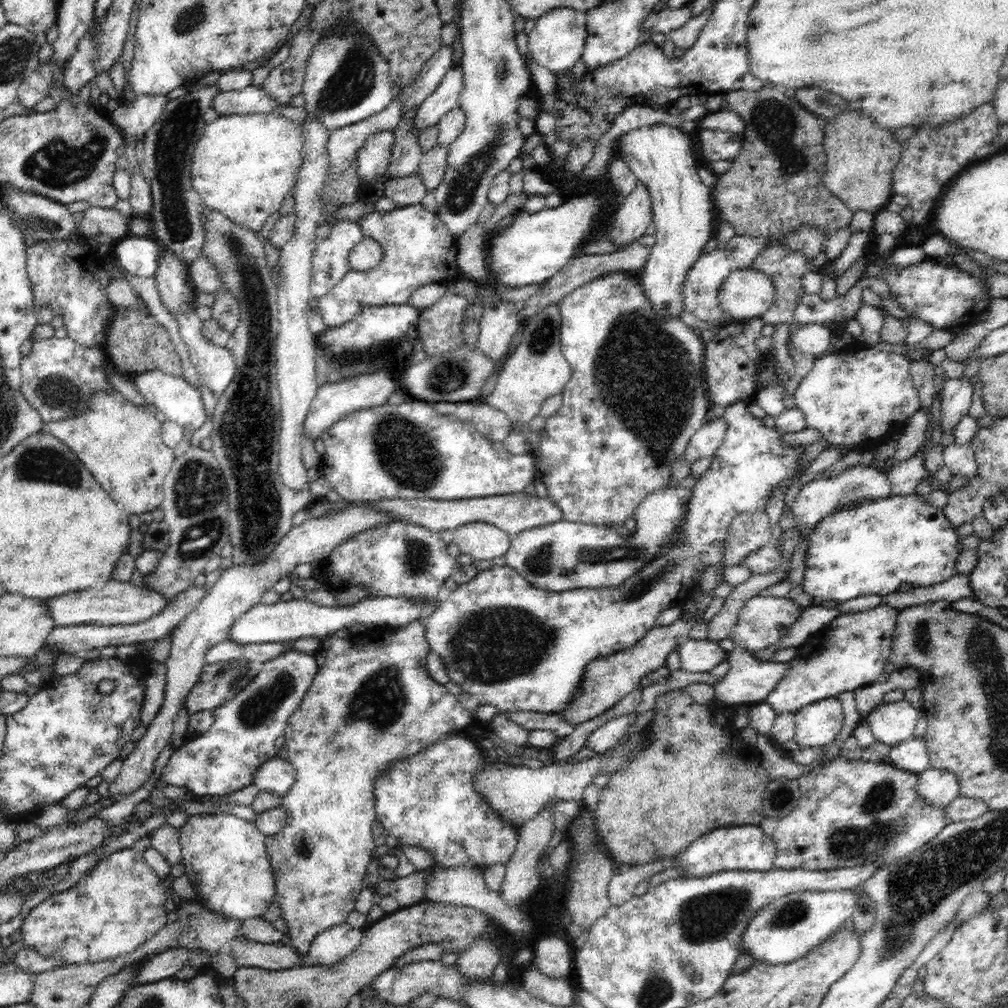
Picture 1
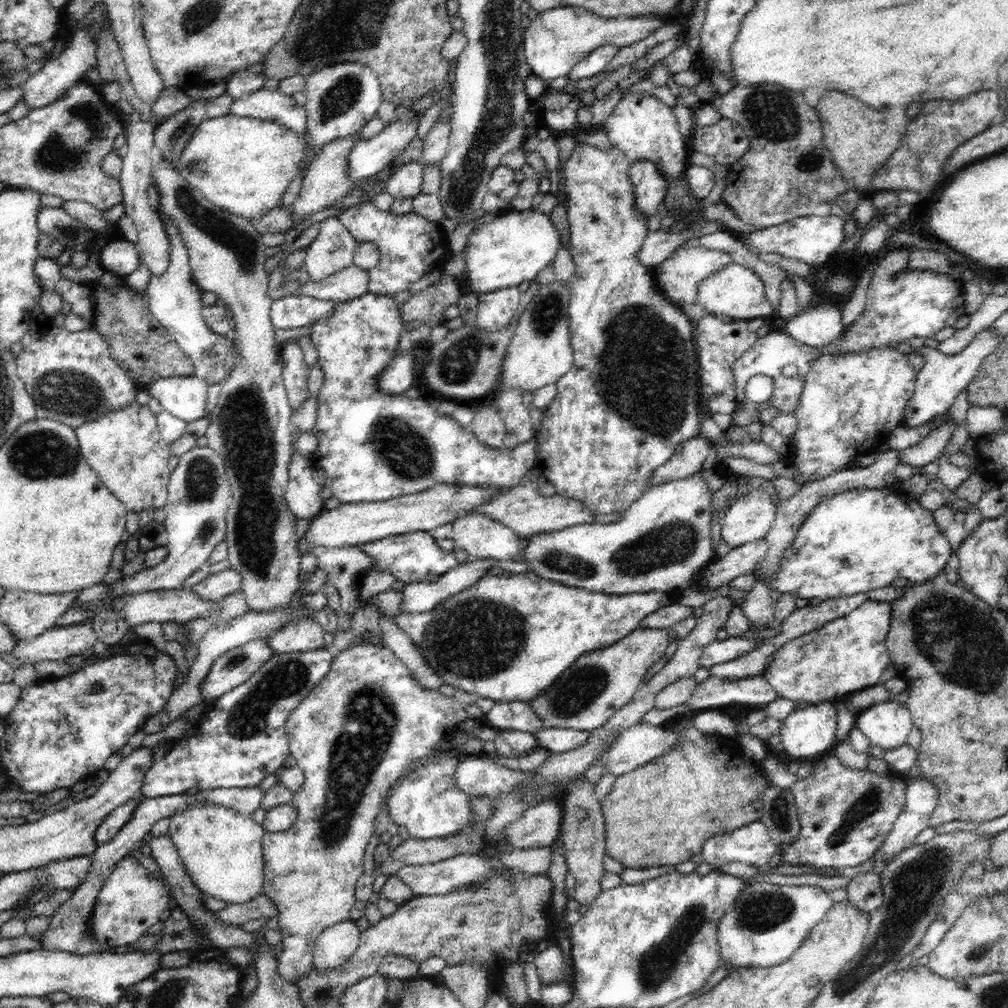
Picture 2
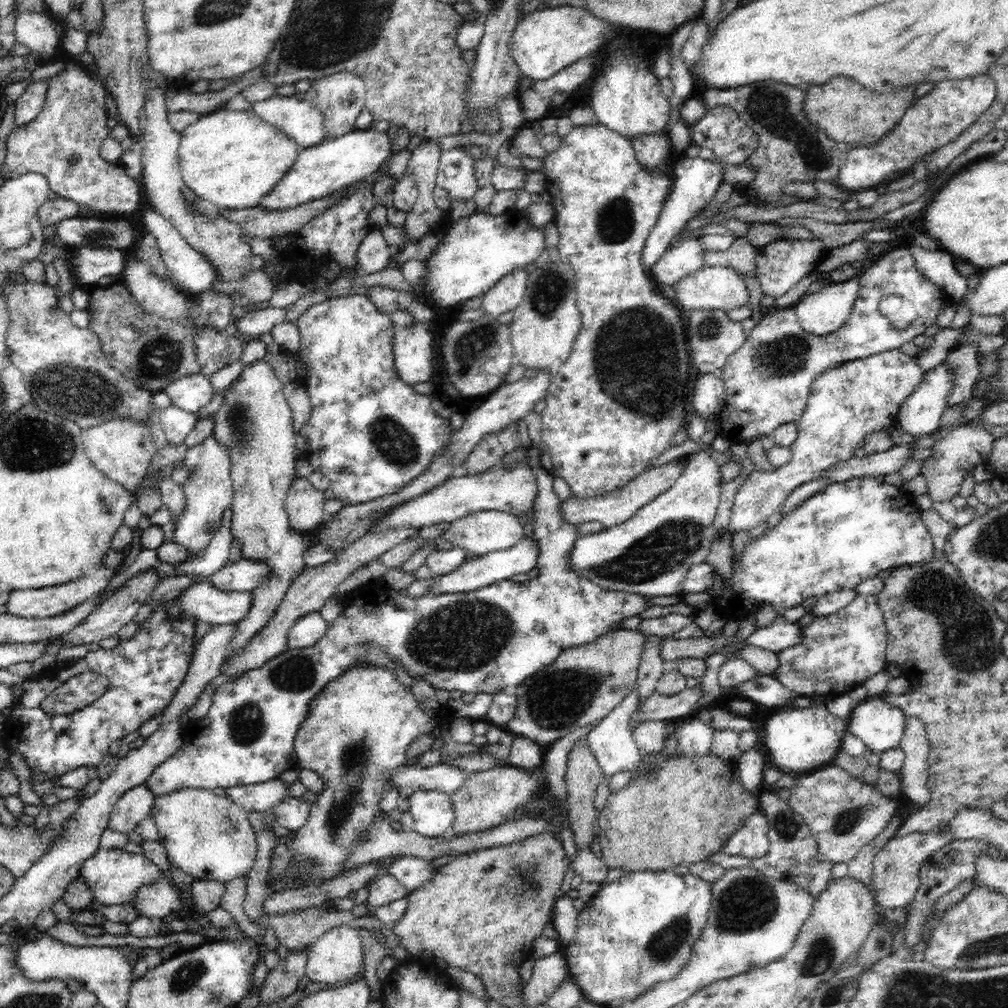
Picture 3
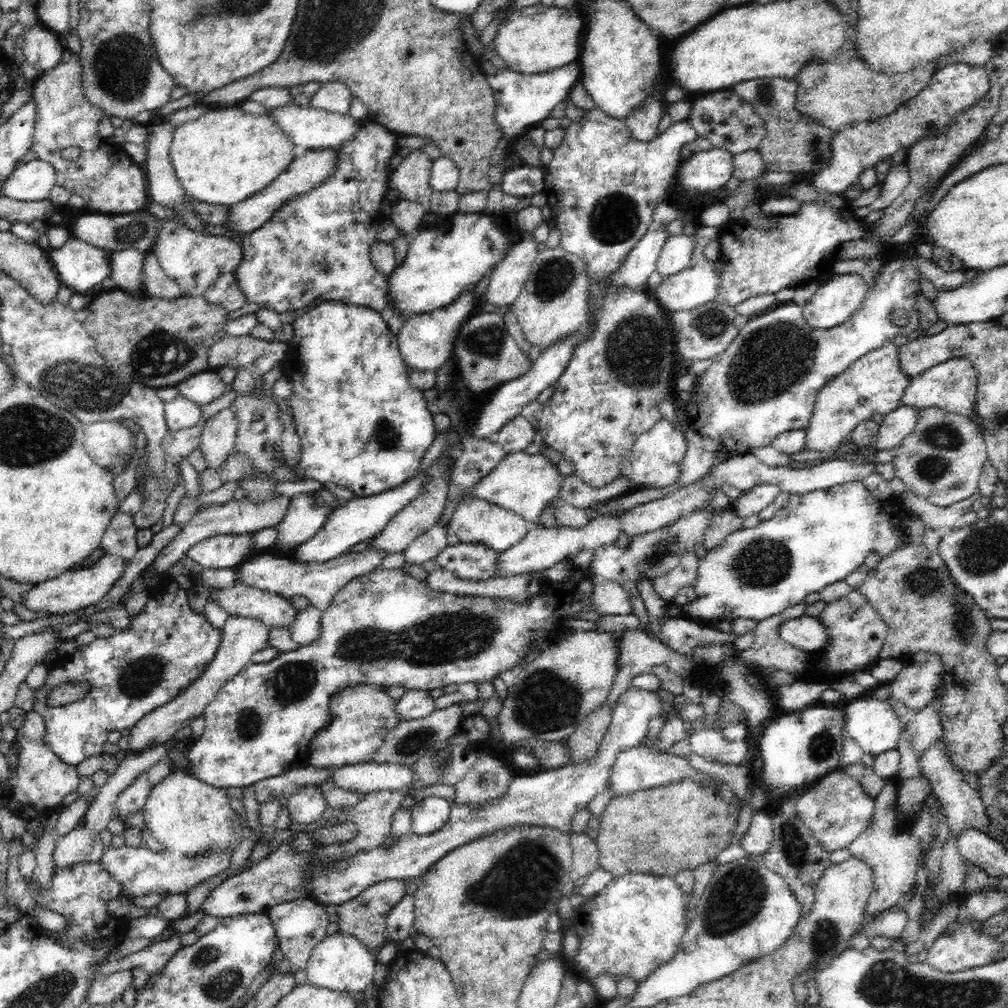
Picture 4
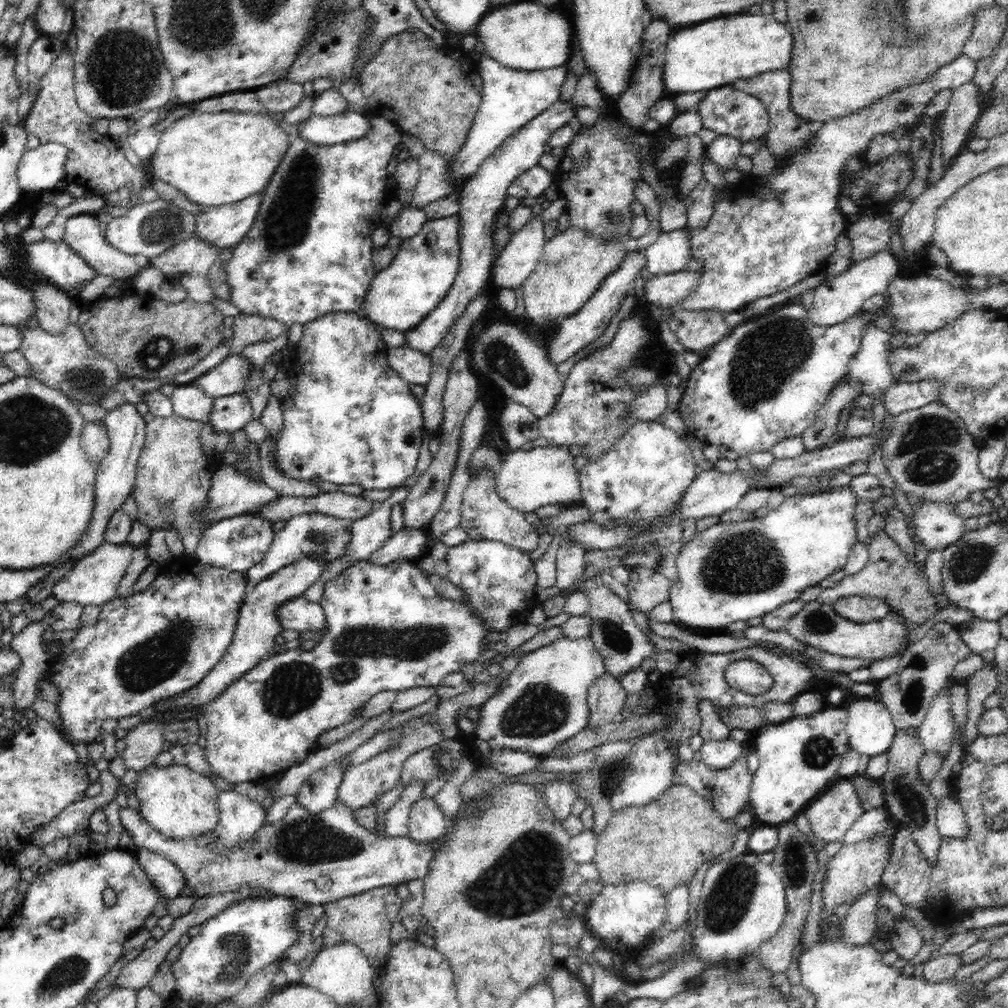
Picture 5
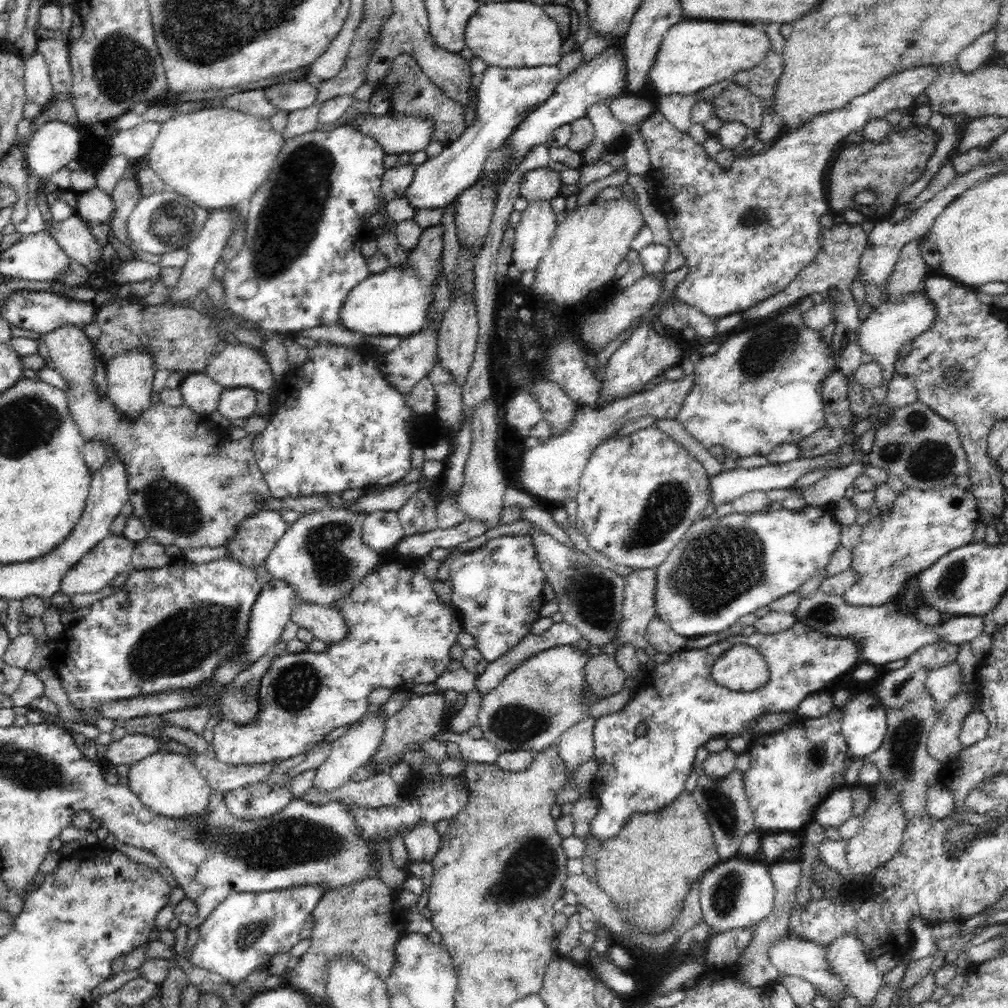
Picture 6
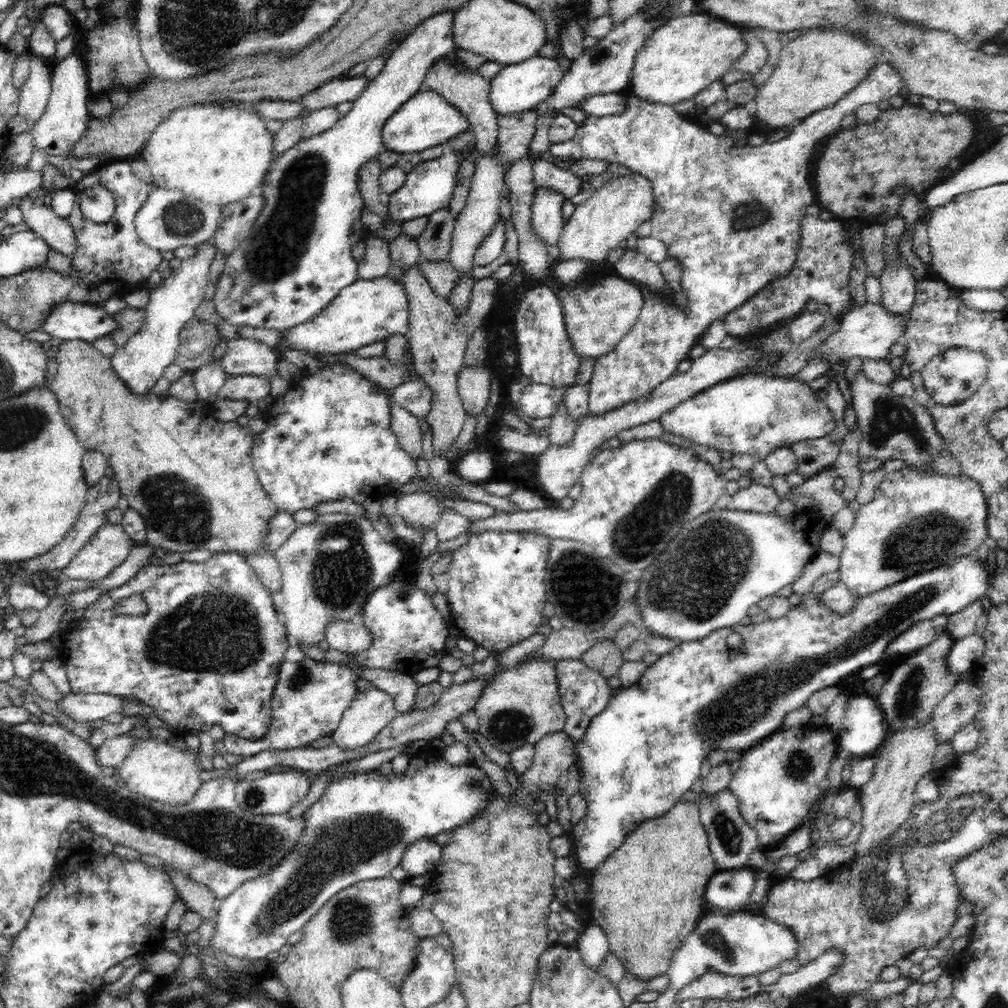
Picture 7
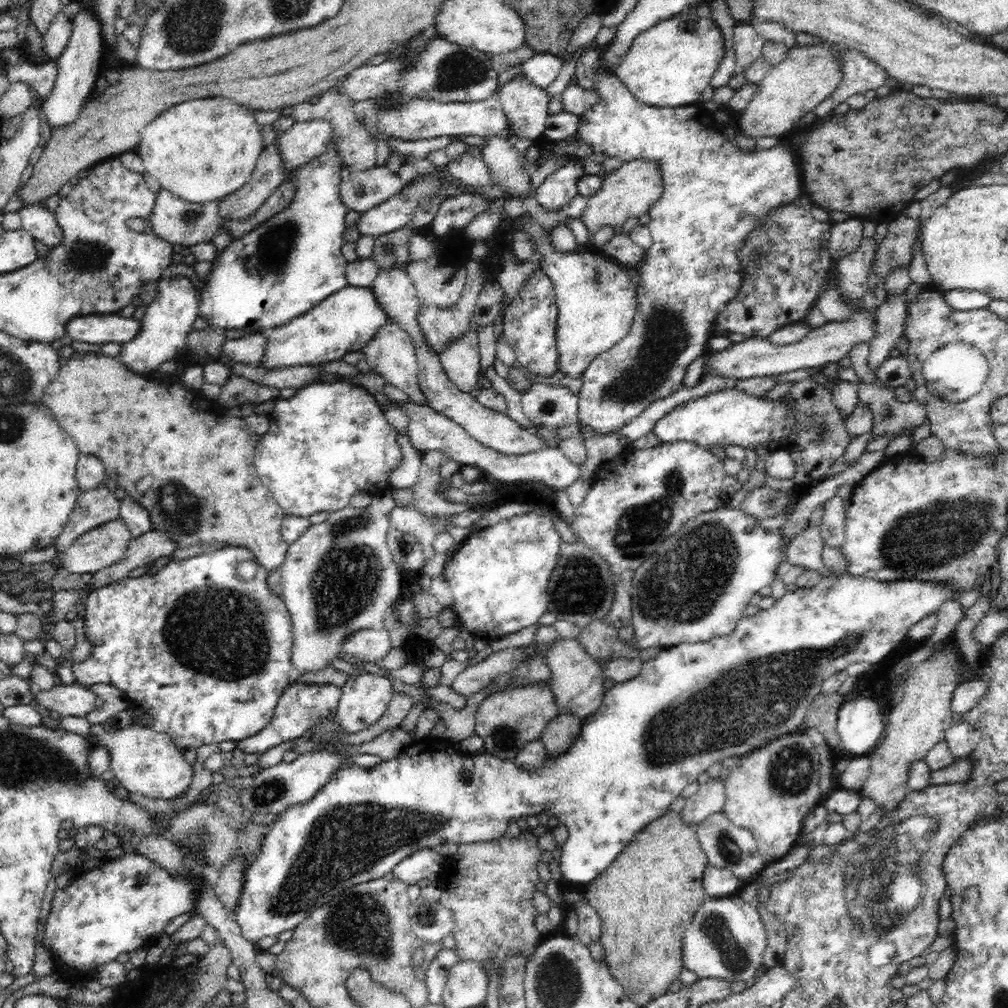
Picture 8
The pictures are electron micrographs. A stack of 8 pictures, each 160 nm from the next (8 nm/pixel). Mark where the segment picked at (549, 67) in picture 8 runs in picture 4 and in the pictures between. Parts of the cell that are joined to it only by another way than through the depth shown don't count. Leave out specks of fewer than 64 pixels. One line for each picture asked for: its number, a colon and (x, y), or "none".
4: (522, 100)
5: (511, 98)
6: (506, 97)
7: (518, 87)

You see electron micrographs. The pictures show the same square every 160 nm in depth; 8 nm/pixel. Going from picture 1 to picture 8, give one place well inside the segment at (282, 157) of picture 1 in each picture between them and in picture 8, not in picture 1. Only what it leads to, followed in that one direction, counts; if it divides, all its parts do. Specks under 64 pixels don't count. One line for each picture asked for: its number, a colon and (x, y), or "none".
2: (243, 165)
3: (232, 159)
4: (227, 155)
5: (217, 159)
6: (218, 158)
7: (217, 154)
8: (201, 150)

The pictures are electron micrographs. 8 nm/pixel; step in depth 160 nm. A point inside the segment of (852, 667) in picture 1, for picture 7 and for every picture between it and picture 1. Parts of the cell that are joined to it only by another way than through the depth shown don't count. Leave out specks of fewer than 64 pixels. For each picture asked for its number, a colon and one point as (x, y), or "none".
2: (849, 654)
3: (838, 652)
4: (857, 633)
5: (855, 608)
6: (924, 525)
7: (917, 521)

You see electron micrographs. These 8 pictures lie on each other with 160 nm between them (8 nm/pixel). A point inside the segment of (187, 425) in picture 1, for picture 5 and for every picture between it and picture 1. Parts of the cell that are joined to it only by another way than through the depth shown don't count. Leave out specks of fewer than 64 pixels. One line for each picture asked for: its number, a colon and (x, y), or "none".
2: (184, 397)
3: (191, 393)
4: (204, 387)
5: (231, 376)

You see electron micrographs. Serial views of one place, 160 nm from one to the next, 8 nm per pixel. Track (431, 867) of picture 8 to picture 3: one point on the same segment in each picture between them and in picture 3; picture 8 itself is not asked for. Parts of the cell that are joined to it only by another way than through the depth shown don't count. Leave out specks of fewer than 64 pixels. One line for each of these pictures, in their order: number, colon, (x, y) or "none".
3: (433, 812)
4: (431, 814)
5: (427, 823)
6: (422, 842)
7: (423, 856)

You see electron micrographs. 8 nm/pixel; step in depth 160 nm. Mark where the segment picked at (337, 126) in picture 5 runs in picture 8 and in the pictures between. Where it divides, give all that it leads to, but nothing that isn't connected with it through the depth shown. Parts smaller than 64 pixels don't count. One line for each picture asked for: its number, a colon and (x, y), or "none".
6: (397, 133)
7: (425, 120)
8: (419, 118)

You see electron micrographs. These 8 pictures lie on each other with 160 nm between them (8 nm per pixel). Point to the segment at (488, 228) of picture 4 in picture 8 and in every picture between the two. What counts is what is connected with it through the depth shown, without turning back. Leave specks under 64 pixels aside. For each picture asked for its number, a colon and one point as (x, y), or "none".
5: (399, 297)
6: (396, 302)
7: (367, 311)
8: (346, 321)

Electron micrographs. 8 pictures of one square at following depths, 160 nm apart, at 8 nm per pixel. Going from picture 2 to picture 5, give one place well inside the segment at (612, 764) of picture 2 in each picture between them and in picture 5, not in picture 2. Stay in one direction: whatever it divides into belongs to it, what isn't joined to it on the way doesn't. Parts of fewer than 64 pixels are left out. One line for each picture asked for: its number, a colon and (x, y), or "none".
3: (694, 737)
4: (709, 743)
5: (721, 754)

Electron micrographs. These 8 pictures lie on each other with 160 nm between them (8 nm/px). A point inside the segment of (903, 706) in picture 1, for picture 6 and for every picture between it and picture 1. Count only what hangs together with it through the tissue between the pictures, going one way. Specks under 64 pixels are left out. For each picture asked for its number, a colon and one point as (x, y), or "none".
2: (887, 724)
3: (879, 725)
4: (872, 723)
5: (870, 726)
6: (864, 725)

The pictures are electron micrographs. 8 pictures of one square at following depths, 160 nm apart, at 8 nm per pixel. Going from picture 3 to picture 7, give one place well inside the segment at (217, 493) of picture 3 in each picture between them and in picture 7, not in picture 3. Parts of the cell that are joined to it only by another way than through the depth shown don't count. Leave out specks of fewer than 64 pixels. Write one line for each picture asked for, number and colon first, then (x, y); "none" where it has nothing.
4: (218, 439)
5: (229, 414)
6: (239, 402)
7: (251, 388)

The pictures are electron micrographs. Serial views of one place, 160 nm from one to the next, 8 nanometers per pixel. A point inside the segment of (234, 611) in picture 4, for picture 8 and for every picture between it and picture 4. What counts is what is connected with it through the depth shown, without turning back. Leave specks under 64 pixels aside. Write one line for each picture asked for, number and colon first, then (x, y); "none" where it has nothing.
5: (298, 613)
6: (327, 624)
7: (347, 636)
8: (370, 645)

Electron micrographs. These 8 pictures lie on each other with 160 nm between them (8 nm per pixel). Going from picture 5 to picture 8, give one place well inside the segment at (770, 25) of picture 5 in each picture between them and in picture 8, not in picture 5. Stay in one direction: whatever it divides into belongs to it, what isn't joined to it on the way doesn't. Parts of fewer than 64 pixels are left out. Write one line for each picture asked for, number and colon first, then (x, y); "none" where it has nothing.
6: (694, 54)
7: (686, 54)
8: (670, 64)

